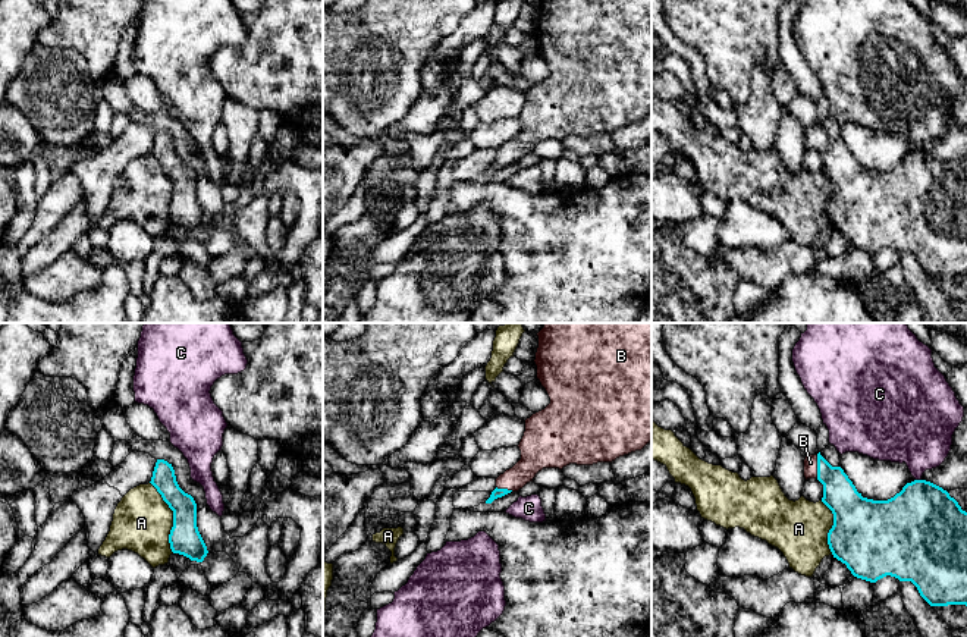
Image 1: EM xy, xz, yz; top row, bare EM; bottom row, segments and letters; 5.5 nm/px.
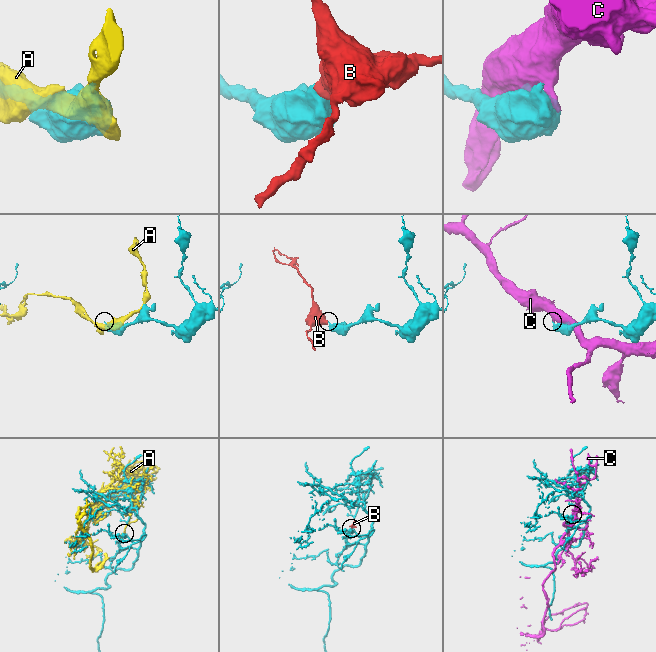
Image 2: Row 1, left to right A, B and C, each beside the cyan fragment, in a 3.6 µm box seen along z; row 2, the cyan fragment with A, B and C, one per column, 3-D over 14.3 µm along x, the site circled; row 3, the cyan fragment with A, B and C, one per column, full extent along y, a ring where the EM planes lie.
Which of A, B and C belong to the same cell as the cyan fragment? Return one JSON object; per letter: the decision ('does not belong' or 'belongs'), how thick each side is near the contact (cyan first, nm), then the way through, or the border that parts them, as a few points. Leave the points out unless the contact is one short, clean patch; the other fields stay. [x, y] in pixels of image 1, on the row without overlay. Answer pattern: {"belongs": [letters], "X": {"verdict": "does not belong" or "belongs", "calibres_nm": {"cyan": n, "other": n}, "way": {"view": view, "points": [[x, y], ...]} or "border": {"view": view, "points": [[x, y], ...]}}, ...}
{"belongs": ["B"], "A": {"verdict": "does not belong", "calibres_nm": {"cyan": 170, "other": 320}}, "B": {"verdict": "belongs", "calibres_nm": {"cyan": 190, "other": 80}, "way": {"view": "yz", "points": [[840, 166], [837, 157], [818, 138], [810, 134]]}}, "C": {"verdict": "does not belong", "calibres_nm": {"cyan": 440, "other": 360}}}

